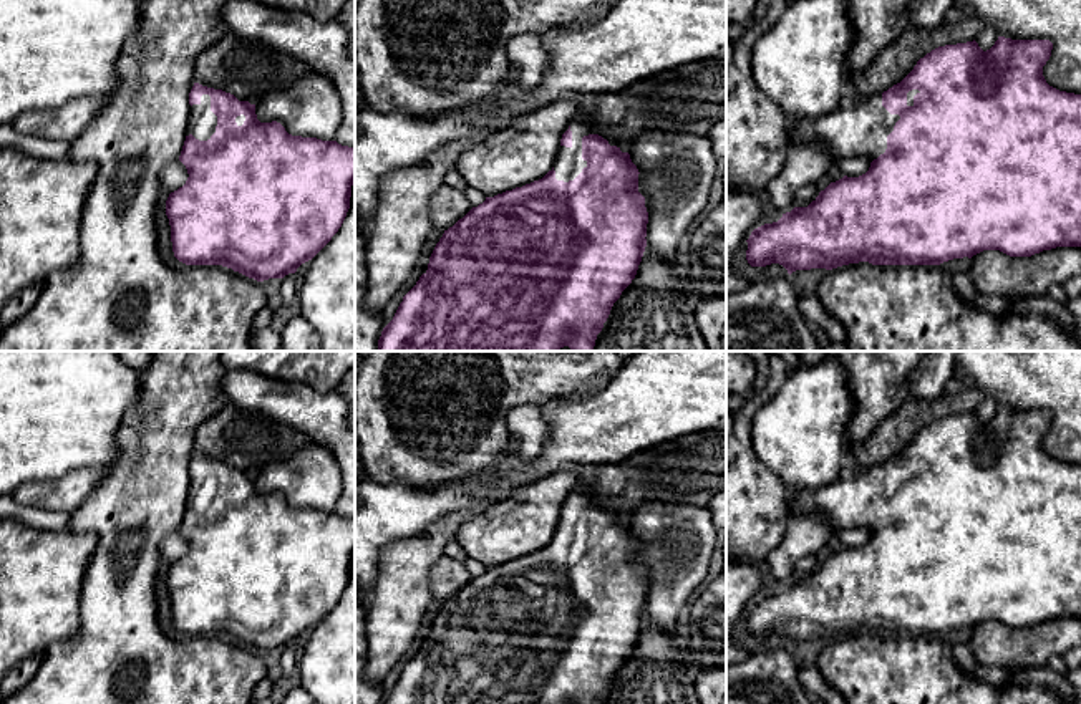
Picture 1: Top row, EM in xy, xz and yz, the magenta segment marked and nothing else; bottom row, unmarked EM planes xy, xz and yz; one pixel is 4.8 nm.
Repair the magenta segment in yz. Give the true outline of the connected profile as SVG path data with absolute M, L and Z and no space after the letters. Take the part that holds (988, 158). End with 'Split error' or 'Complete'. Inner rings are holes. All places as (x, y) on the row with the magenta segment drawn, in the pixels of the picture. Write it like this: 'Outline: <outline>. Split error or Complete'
Outline: M1005 36L986 51L975 40L938 46L882 94L859 98L852 108L839 106L819 119L791 121L789 144L822 141L836 159L865 156L872 162L859 177L831 182L807 207L794 207L778 222L754 229L746 240L748 263L779 263L791 275L859 262L940 265L983 250L1031 257L1056 247L1081 247L1081 94L1046 83L1043 66L1051 50L1049 40Z. Split error

